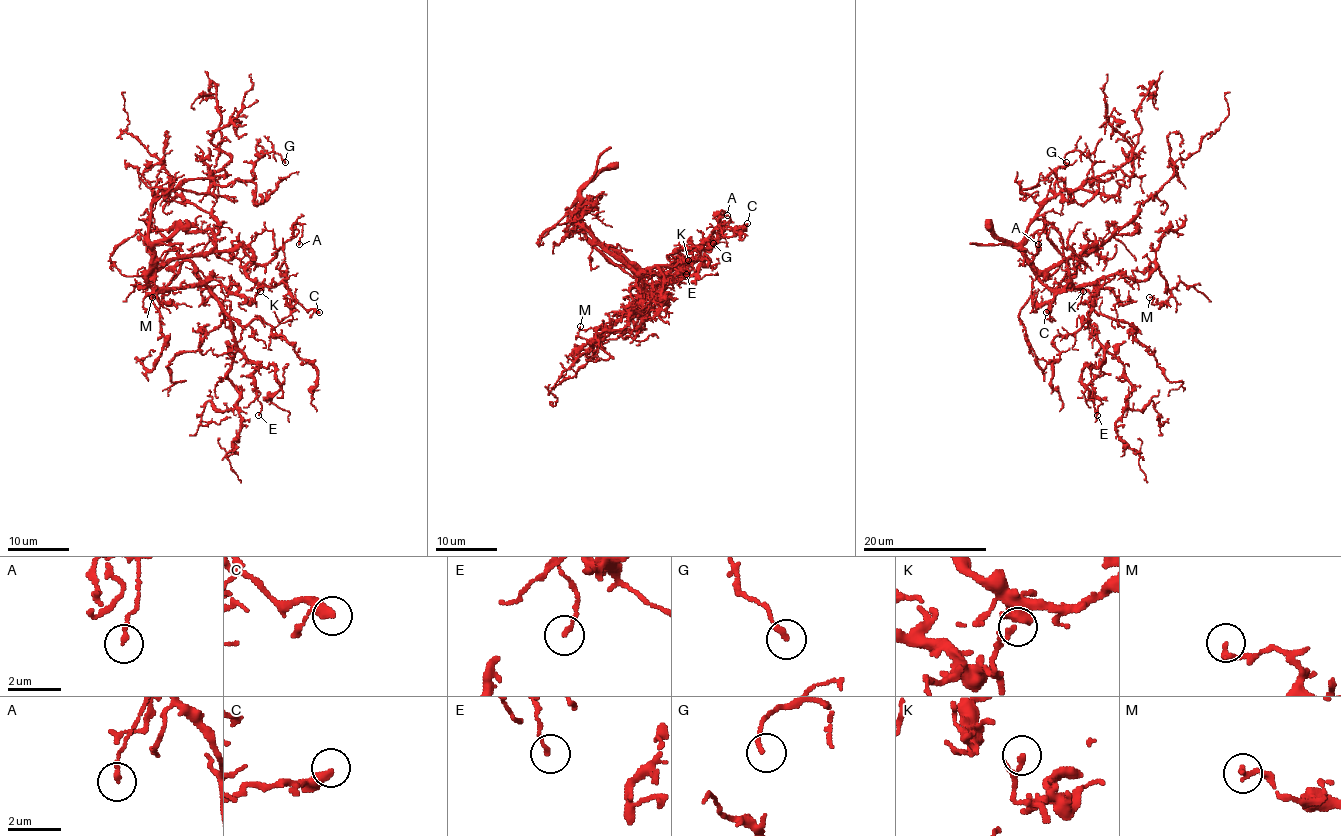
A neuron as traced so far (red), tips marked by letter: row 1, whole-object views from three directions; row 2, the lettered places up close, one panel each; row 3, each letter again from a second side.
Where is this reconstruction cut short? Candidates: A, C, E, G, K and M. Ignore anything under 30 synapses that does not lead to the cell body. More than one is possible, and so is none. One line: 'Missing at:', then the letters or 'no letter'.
Missing at: no letter

